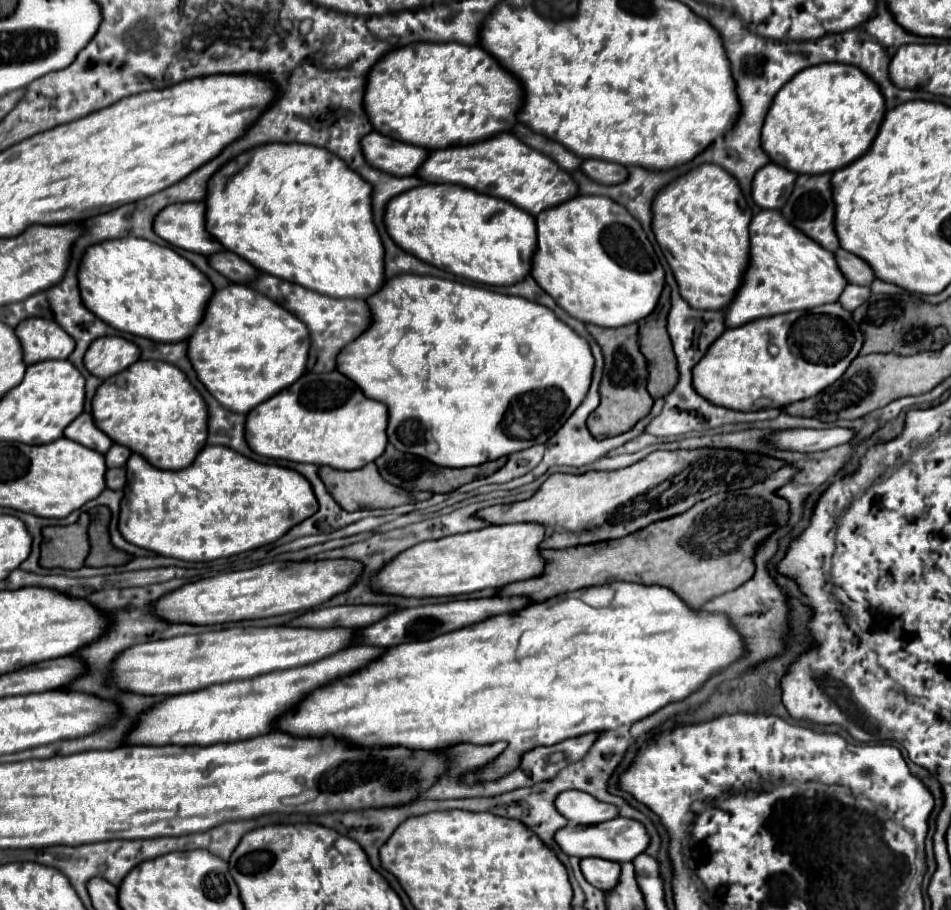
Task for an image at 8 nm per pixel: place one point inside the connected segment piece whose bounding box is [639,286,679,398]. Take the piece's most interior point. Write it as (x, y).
(655, 344)

